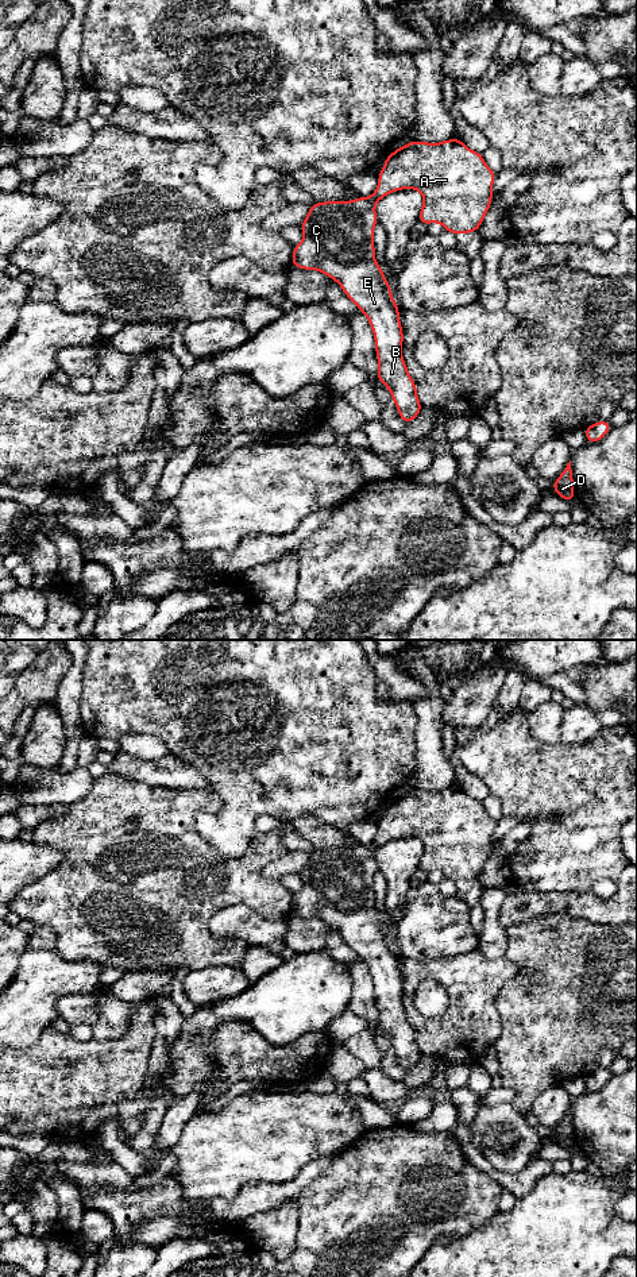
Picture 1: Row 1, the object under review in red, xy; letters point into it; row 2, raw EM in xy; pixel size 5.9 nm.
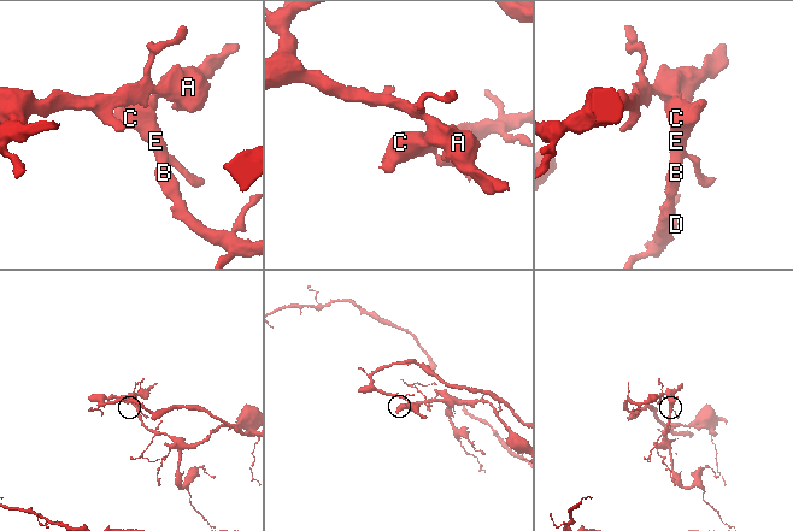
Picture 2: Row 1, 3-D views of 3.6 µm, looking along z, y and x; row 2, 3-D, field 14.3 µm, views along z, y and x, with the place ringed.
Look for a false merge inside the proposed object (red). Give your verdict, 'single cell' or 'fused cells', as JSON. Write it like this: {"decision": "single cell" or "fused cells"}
{"decision": "fused cells"}

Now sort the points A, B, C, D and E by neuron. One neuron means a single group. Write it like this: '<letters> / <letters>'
A / B C D E

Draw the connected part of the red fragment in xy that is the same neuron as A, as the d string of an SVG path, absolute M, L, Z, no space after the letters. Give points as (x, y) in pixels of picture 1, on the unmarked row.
M459 786L439 791L410 788L387 803L378 822L372 845L379 849L389 841L416 837L424 845L418 863L420 871L424 873L440 871L453 883L472 881L479 877L490 857L495 823L483 803L468 796Z

